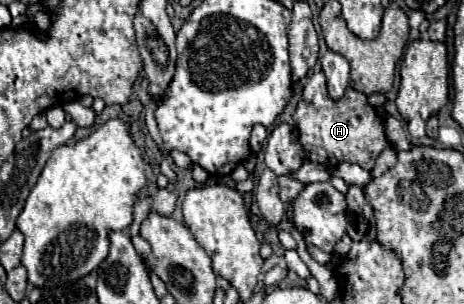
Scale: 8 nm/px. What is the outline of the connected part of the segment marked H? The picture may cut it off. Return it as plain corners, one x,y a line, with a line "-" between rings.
314,71
304,85
302,101
296,107
294,123
298,129
298,141
306,151
308,161
324,165
328,171
334,171
340,163
356,163
362,169
372,171
378,155
388,147
384,135
384,123
366,101
366,95
349,86
343,98
332,101
326,91
326,77
322,71

